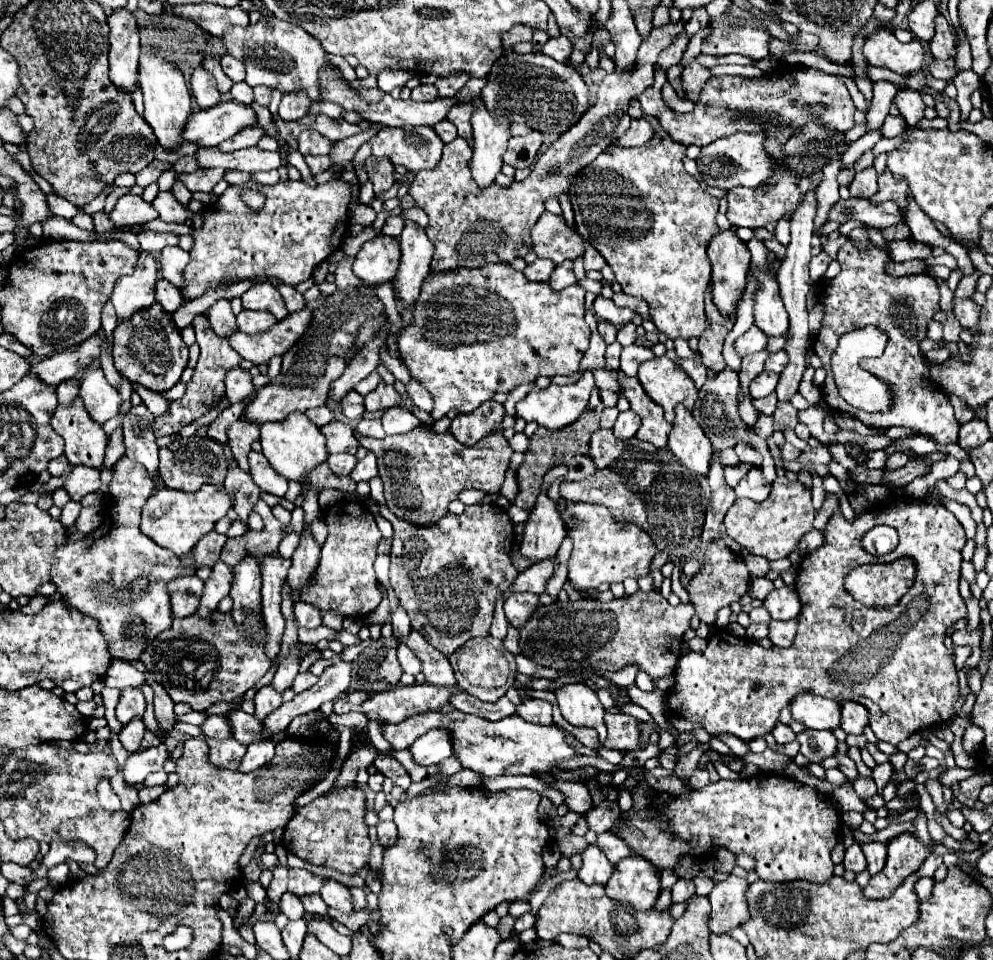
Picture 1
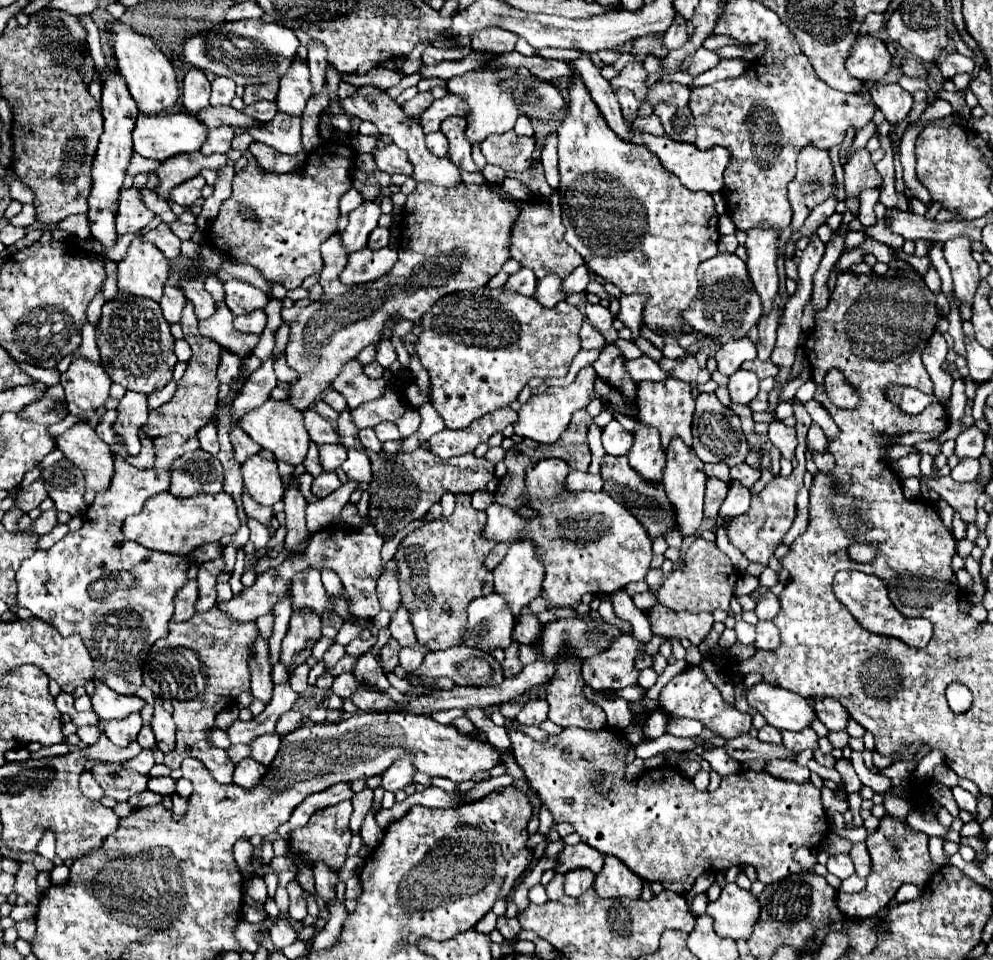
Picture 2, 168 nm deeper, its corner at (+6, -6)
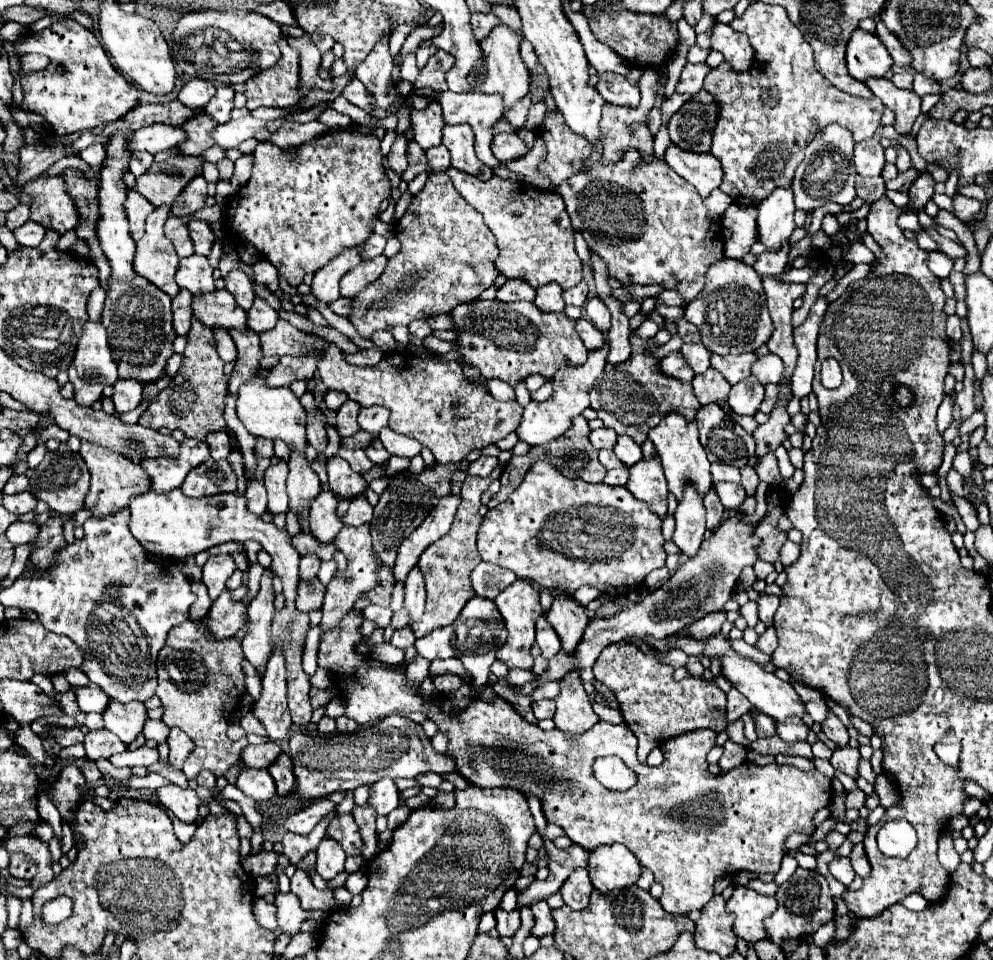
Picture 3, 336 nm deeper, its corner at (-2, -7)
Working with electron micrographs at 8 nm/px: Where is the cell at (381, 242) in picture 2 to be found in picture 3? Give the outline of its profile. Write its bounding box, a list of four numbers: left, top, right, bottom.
[364,235,386,259]

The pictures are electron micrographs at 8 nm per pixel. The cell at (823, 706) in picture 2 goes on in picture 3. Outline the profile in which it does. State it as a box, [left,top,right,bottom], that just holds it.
[790,679,828,723]

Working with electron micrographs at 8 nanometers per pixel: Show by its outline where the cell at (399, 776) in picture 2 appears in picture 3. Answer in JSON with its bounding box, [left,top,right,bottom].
[366,779,398,815]

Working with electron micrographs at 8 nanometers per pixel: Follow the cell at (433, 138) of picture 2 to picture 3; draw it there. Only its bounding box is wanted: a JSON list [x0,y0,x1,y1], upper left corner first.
[426,145,450,171]

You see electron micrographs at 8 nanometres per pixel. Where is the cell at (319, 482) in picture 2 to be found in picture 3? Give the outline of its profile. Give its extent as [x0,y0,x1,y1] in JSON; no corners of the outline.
[310,491,342,545]

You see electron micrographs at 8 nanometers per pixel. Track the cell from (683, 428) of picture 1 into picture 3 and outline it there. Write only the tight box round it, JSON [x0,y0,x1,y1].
[672,485,706,557]

